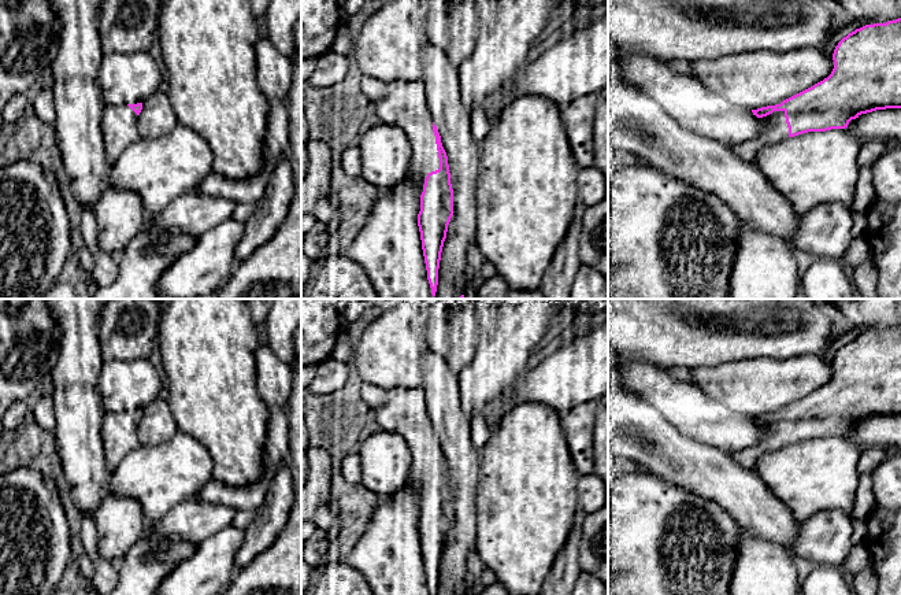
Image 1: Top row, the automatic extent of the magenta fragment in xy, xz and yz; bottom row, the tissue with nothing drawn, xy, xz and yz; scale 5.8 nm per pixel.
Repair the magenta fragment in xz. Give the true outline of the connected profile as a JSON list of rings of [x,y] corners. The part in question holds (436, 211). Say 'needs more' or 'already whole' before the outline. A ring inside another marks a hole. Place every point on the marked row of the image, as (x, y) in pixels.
needs more; [[[418,81],[385,82],[386,95],[382,100],[371,101],[381,123],[400,128],[409,138],[412,155],[407,178],[415,184],[419,196],[418,226],[420,232],[422,250],[427,270],[427,280],[433,299],[438,285],[438,269],[448,225],[453,215],[453,189],[448,156],[441,143],[441,136],[433,122],[433,117],[424,95],[424,84]]]

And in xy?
needs more; [[[142,103],[114,106],[105,104],[101,117],[101,133],[104,136],[104,149],[110,167],[115,165],[122,151],[140,140],[138,115]]]

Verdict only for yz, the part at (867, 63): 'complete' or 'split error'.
split error

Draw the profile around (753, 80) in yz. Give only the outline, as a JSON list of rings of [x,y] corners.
[[[804,47],[791,52],[754,51],[731,53],[719,59],[700,59],[691,62],[691,69],[691,75],[708,90],[726,97],[734,104],[757,110],[781,104],[783,100],[823,81],[831,74],[834,60],[822,48]]]

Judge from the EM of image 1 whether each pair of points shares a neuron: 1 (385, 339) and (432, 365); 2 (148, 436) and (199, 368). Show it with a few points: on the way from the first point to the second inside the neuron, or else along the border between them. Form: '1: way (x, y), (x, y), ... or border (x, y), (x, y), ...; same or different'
1: border (427, 348), (421, 362), (421, 385); different
2: border (166, 401), (170, 414), (180, 429); different

